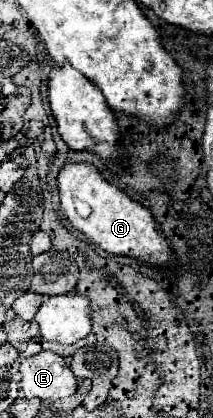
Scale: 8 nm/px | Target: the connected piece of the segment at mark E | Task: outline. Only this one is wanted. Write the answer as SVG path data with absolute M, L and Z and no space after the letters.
M41 351L33 357L23 359L23 363L19 365L19 373L19 385L25 393L25 399L57 401L63 397L71 397L79 383L65 359L51 351Z

